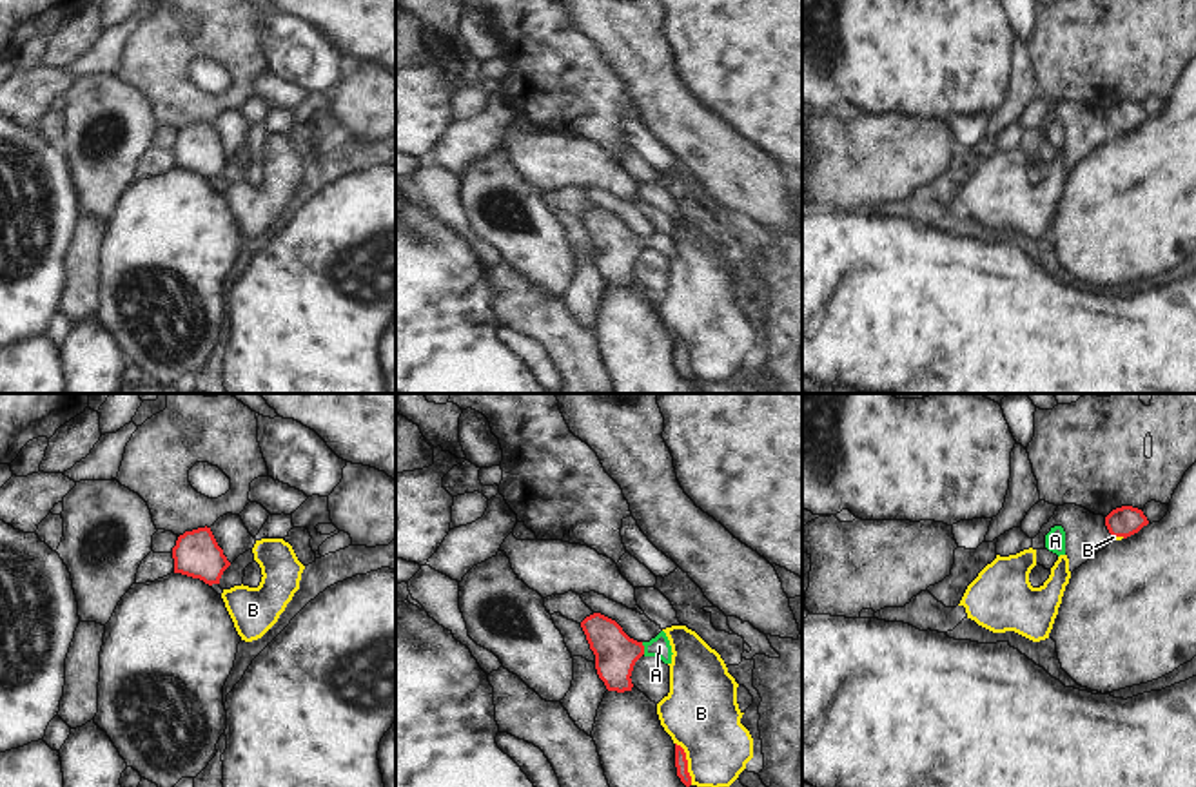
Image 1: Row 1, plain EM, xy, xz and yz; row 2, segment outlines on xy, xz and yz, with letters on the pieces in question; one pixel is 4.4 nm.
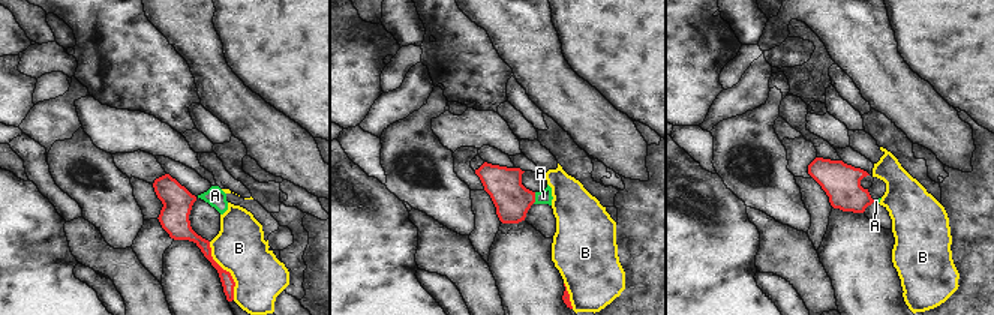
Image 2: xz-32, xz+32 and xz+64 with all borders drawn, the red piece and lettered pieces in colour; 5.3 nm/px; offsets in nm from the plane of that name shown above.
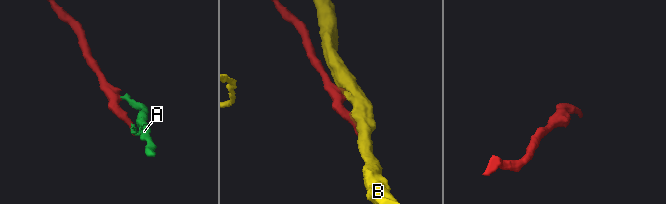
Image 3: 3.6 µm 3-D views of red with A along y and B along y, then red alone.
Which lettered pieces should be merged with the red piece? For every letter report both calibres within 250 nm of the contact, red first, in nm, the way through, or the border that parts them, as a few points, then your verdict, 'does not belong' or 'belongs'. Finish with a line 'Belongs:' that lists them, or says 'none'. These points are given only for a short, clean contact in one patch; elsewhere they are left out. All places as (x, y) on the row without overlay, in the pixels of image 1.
A: calibres 190 and 90 nm; way xz (616, 247), (643, 242), (659, 240); belongs
B: calibres 60 and 340 nm; does not belong
Belongs: A

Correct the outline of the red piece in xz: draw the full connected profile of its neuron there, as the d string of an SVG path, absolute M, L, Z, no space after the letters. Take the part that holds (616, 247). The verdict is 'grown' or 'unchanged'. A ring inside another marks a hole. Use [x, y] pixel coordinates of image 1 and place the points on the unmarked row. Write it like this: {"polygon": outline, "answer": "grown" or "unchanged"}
{"polygon": "M593 207L581 216L590 243L595 248L595 263L608 285L632 285L632 265L635 256L644 250L657 250L664 257L672 257L672 239L664 225L650 236L630 232L623 221L601 209Z", "answer": "grown"}

